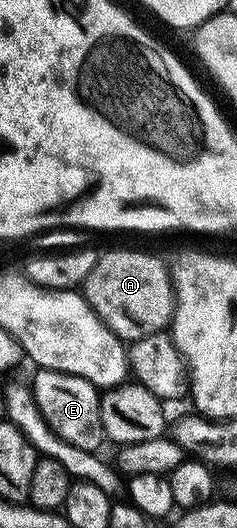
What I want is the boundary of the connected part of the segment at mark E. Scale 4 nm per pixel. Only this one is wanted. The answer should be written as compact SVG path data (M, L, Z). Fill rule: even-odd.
M48 368L36 371L34 374L36 375L35 380L33 379L35 401L47 425L65 442L81 450L98 453L99 447L105 444L103 423L99 413L100 389L85 378L64 372L54 372Z

